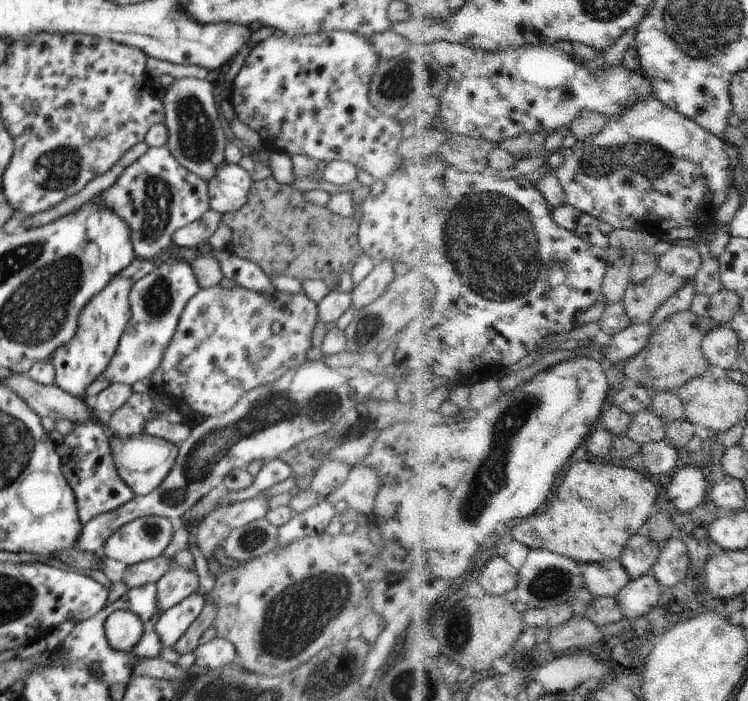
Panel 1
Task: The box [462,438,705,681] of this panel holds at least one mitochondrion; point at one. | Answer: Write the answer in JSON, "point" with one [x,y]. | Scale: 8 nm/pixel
{"point":[552,582]}

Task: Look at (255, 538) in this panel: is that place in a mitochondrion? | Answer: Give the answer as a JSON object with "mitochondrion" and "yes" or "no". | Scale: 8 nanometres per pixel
{"mitochondrion":"yes"}

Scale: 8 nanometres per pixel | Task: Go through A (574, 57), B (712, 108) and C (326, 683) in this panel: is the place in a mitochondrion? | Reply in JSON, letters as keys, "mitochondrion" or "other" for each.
{"A":"other","B":"other","C":"mitochondrion"}

